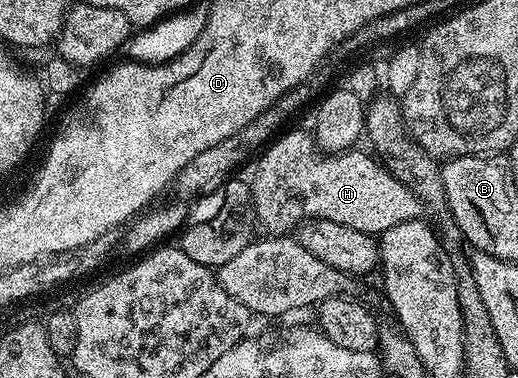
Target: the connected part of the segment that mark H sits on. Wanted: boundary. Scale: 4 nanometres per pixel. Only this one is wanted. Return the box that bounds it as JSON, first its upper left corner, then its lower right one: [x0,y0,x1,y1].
[250,131,421,236]

